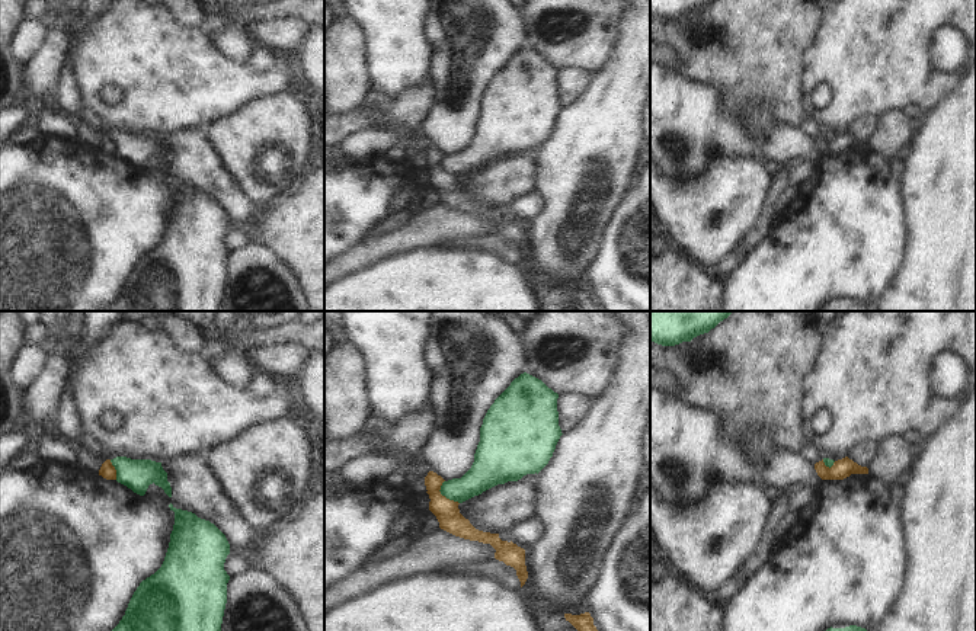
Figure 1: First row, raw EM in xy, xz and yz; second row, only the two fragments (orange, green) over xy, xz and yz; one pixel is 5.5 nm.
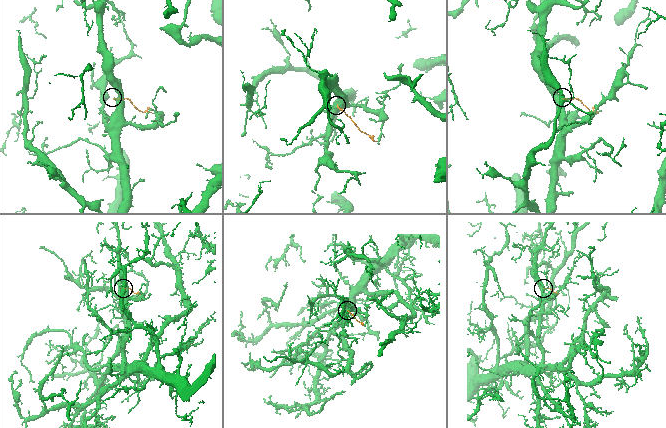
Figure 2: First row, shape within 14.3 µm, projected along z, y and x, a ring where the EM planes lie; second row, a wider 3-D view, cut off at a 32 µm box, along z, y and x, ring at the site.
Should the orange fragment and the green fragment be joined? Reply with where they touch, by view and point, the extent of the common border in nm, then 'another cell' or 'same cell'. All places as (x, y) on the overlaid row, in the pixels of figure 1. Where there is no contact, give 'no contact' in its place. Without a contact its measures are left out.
xz (444, 496) | 160 nm | another cell

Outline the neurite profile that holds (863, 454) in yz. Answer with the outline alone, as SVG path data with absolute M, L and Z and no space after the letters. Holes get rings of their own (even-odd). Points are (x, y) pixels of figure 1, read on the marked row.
M863 442L857 445L849 454L848 458L857 462L861 467L867 467L874 459L876 454L879 452L879 445L874 442Z

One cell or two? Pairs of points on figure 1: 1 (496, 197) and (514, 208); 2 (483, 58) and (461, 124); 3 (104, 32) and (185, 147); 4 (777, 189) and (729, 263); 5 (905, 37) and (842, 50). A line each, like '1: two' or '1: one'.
1: two
2: one
3: two
4: one
5: one

